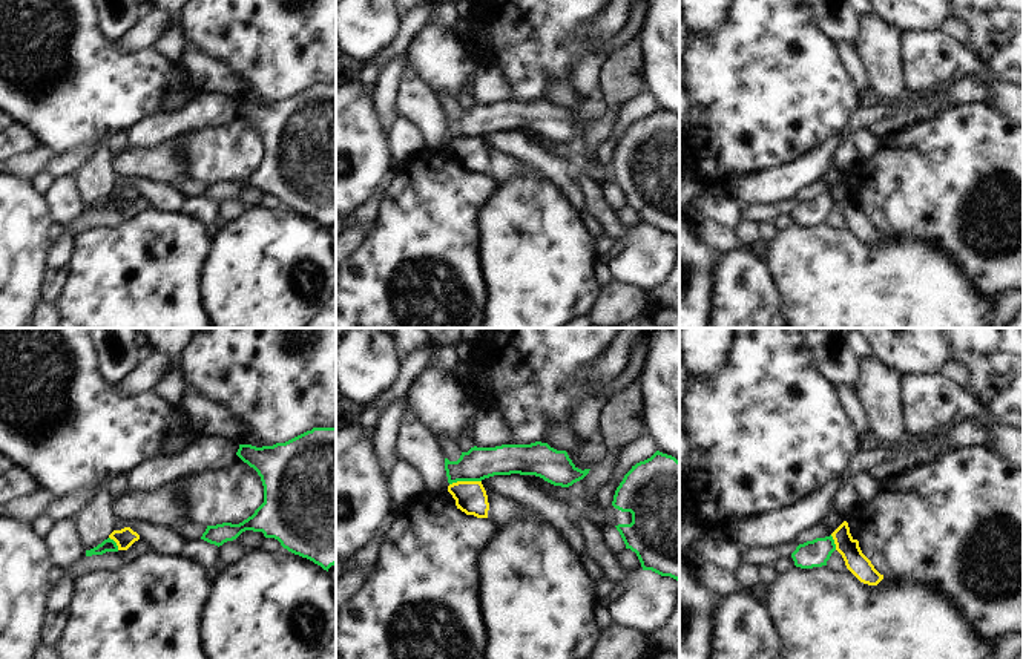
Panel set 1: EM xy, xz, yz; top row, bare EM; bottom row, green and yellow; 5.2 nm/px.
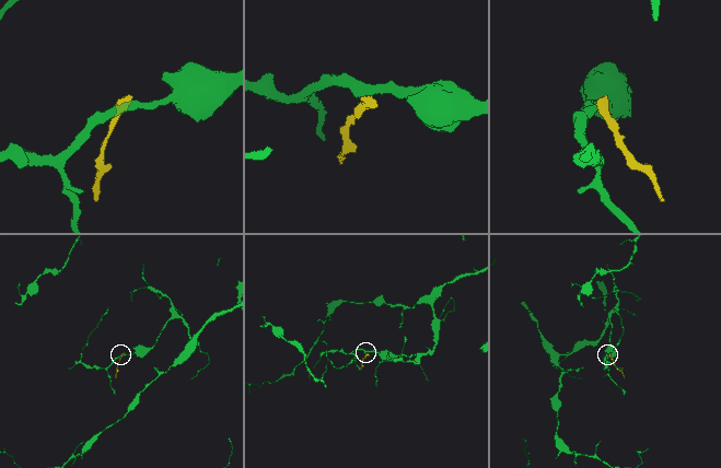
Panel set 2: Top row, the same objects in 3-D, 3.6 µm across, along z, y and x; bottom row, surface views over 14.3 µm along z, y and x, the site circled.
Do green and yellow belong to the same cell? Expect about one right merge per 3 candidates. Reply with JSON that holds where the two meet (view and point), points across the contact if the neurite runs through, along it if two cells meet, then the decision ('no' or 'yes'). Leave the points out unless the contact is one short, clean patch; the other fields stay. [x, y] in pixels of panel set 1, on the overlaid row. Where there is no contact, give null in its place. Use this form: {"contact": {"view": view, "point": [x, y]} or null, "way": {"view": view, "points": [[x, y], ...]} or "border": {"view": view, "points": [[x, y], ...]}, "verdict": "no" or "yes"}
{"contact": {"view": "xz", "point": [465, 480]}, "border": {"view": "xz", "points": [[480, 480], [457, 480], [450, 485]]}, "verdict": "no"}

